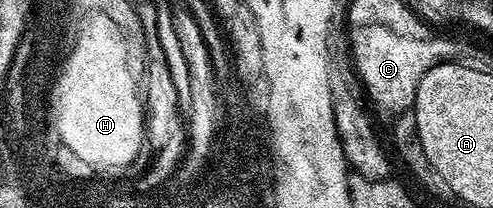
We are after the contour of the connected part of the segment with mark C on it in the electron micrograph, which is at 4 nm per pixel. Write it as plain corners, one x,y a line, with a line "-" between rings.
366,23
357,26
352,34
352,58
356,61
356,70
364,81
364,90
368,98
384,114
399,116
411,111
416,105
418,84
422,76
443,62
459,62
461,58
476,58
475,45
455,42
452,38
431,36
426,40
412,40
400,36
378,23

